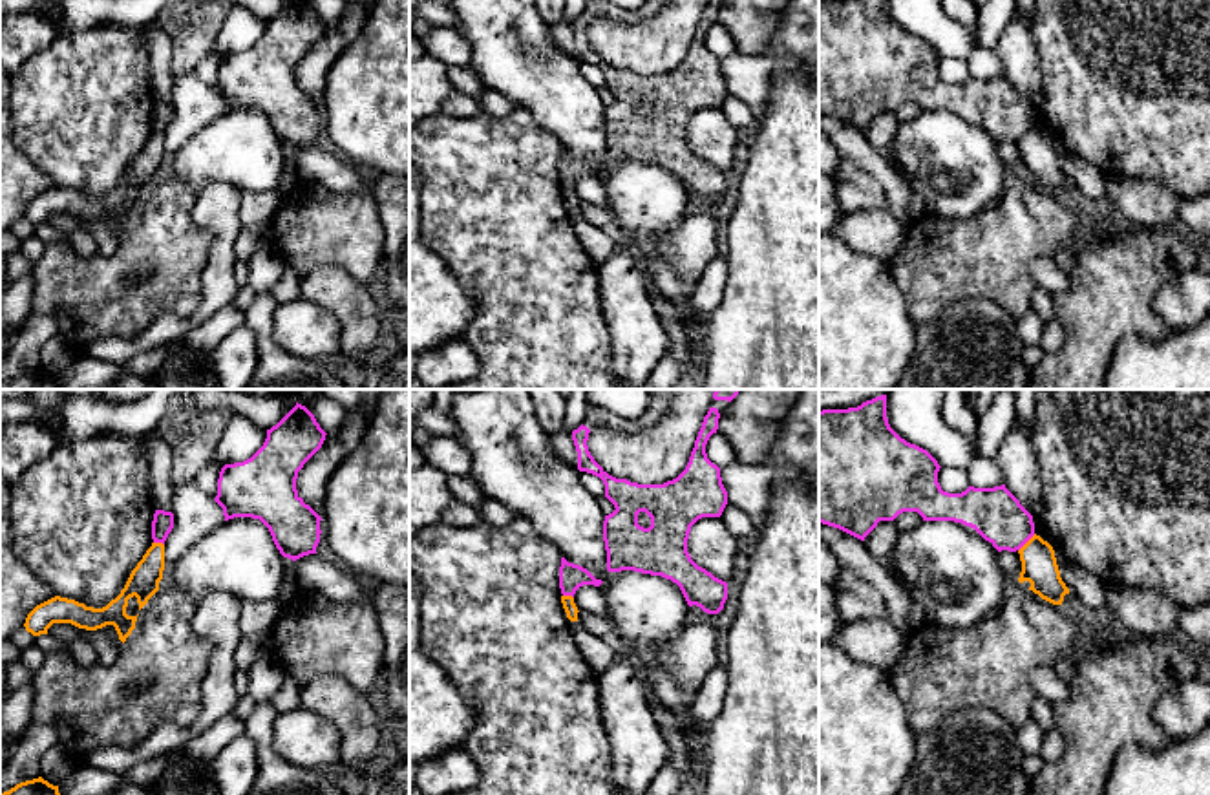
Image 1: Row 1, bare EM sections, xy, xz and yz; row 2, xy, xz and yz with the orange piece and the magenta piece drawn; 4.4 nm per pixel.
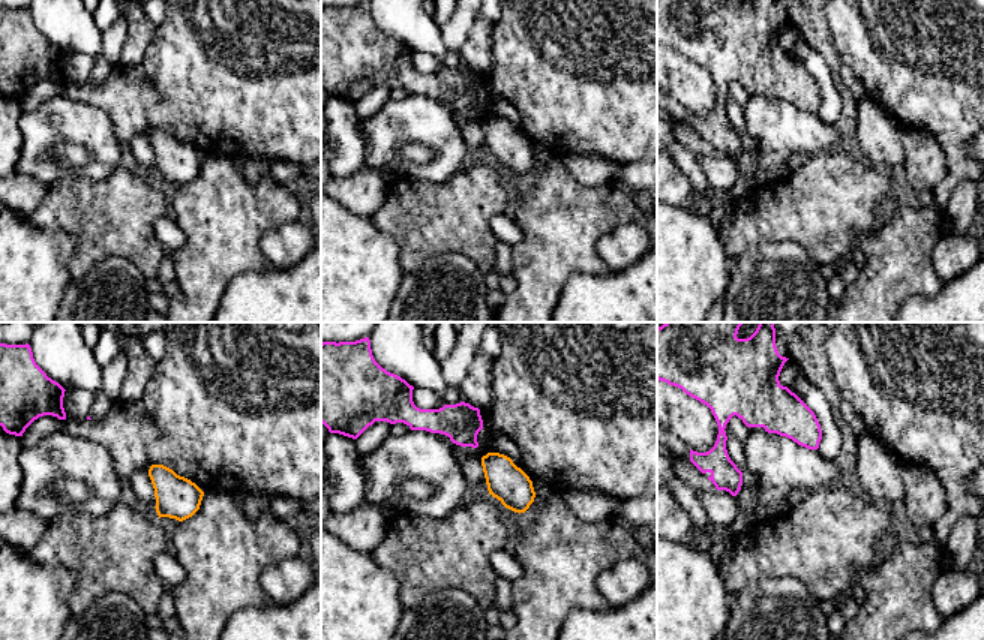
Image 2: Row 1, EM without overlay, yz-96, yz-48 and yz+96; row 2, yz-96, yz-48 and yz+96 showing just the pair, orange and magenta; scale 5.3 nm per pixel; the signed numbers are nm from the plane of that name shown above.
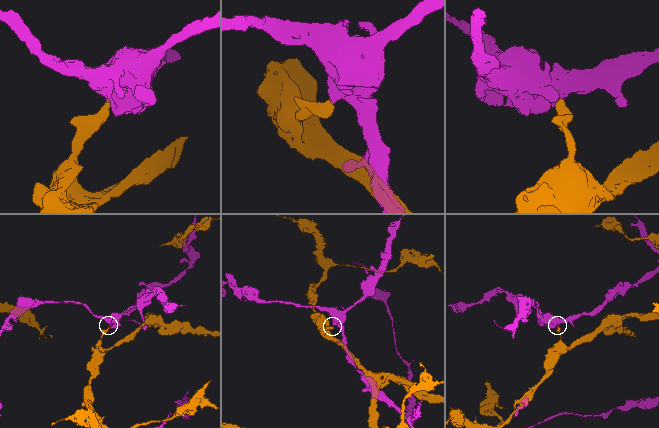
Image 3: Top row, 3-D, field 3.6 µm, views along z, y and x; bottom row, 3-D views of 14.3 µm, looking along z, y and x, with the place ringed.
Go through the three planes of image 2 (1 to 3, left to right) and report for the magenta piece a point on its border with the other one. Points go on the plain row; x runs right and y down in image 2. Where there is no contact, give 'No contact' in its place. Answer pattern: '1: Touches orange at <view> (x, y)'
1: No contact
2: No contact
3: No contact

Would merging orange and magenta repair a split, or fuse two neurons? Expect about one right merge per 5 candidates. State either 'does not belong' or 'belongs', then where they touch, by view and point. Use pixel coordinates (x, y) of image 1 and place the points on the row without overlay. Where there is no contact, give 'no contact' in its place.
does not belong; contact yz (1026, 134)

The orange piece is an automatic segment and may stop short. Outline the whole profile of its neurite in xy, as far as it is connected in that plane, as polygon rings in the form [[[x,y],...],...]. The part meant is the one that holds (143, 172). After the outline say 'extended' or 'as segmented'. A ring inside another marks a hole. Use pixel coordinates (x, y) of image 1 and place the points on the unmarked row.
[[[152,133],[143,150],[132,161],[121,185],[102,199],[86,197],[75,190],[55,186],[37,196],[26,208],[26,221],[33,227],[48,225],[53,214],[71,214],[79,219],[97,221],[113,216],[124,234],[135,219],[137,207],[128,207],[130,188],[137,188],[139,201],[159,181],[165,161],[165,135]]]; as segmented

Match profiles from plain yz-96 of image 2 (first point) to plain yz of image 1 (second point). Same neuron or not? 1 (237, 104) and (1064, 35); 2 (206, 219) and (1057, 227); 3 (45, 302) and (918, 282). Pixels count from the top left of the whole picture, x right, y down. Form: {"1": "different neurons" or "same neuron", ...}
{"1": "same neuron", "2": "different neurons", "3": "different neurons"}

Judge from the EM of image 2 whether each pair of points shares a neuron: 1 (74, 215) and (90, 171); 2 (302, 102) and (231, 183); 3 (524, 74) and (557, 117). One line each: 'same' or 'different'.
1: different
2: different
3: same

